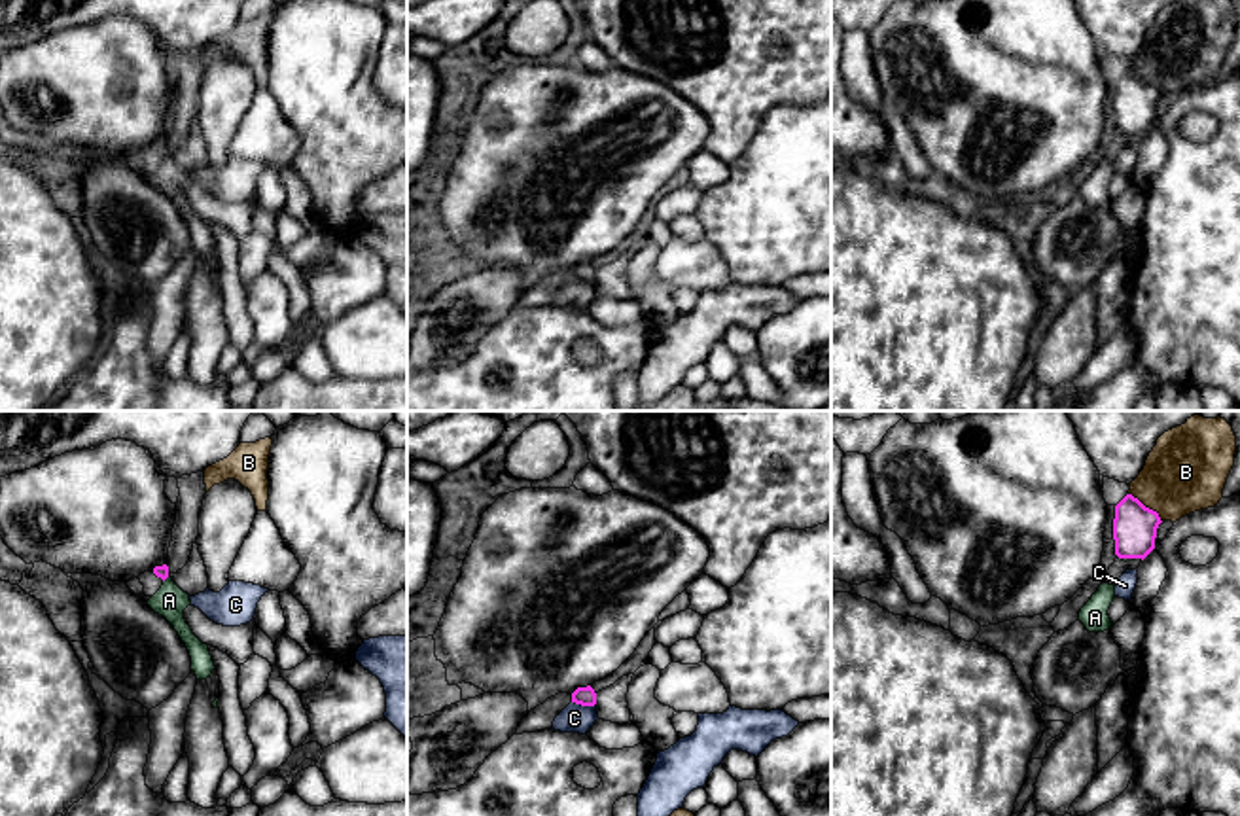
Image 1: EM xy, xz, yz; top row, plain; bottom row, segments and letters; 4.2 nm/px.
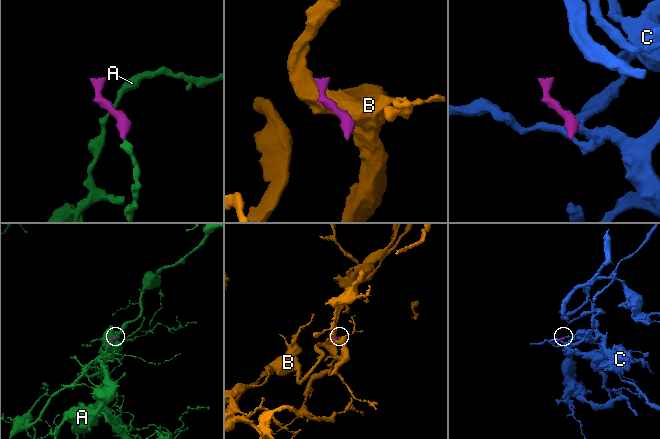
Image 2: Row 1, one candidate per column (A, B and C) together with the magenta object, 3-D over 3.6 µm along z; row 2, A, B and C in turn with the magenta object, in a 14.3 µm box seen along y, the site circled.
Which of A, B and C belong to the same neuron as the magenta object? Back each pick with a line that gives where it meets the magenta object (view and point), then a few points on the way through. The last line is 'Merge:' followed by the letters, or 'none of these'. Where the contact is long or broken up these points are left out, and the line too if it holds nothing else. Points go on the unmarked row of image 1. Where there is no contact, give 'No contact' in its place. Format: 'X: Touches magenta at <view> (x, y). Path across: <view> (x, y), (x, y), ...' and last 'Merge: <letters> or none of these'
A: Touches magenta at xy (167, 152). Path across: xy (161, 148), (167, 152), (169, 177)
Merge: A

